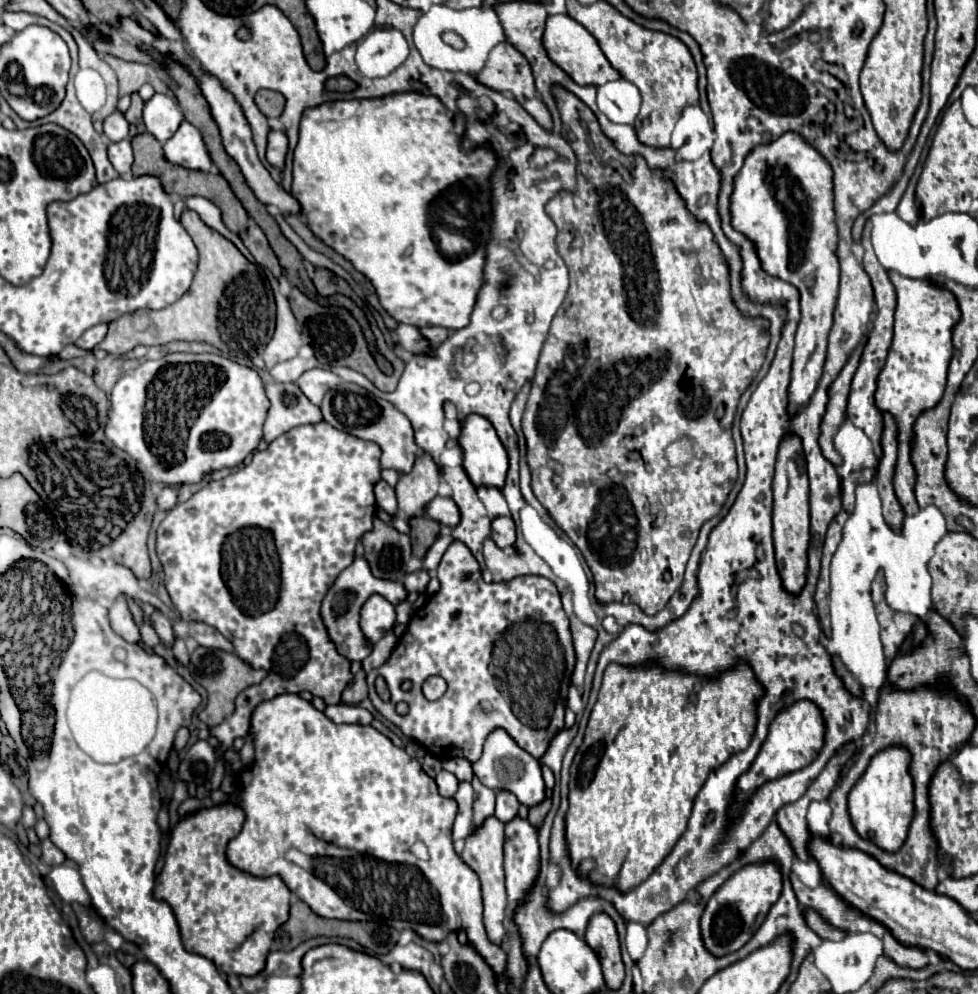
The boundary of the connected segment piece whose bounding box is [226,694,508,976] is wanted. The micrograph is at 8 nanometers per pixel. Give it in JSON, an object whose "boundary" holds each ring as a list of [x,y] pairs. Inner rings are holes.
{"boundary":[[[282,694],[262,702],[252,714],[250,732],[258,746],[256,764],[238,778],[246,822],[242,832],[228,844],[226,856],[230,864],[260,878],[280,874],[286,886],[322,918],[384,922],[396,930],[412,928],[428,942],[442,942],[450,932],[464,930],[468,944],[474,946],[494,974],[506,974],[506,952],[484,934],[480,880],[452,848],[452,822],[458,812],[456,802],[454,798],[442,798],[438,794],[434,778],[414,758],[402,748],[396,748],[372,726],[336,726],[296,694]],[[436,822],[440,822],[440,838],[432,838]],[[418,840],[428,846],[428,860],[418,860],[408,850]],[[290,848],[320,860],[320,870],[306,870],[286,860]]]}

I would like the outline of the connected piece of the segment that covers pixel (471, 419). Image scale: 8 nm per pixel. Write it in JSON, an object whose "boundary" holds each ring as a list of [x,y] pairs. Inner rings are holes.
{"boundary":[[[468,414],[462,420],[462,430],[458,434],[458,446],[462,448],[462,456],[464,456],[464,470],[474,486],[478,486],[478,484],[494,486],[494,488],[504,486],[506,470],[508,470],[508,454],[498,438],[494,426],[484,416]]]}

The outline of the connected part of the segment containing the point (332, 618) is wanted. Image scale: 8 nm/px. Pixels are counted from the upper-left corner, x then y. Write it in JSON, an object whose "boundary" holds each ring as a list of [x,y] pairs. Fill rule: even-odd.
{"boundary":[[[356,558],[344,572],[340,572],[340,576],[336,578],[336,582],[332,584],[332,588],[328,590],[328,594],[324,596],[322,600],[322,610],[320,610],[320,616],[322,616],[322,622],[326,626],[326,632],[328,632],[328,638],[330,642],[336,646],[336,650],[348,658],[350,662],[362,662],[370,652],[372,648],[366,644],[364,640],[364,634],[360,630],[360,608],[364,606],[364,602],[374,596],[374,594],[380,594],[382,598],[386,598],[390,604],[398,604],[406,598],[406,588],[398,582],[392,582],[392,580],[382,580],[382,578],[376,578],[372,576],[370,572],[370,566],[364,558]]]}

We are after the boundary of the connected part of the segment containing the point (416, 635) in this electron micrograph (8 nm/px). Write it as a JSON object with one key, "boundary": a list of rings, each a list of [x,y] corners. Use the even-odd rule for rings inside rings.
{"boundary":[[[454,540],[448,550],[444,552],[440,564],[438,564],[438,580],[440,580],[440,590],[420,608],[412,614],[410,622],[408,622],[408,628],[406,632],[402,634],[402,638],[398,640],[396,648],[392,650],[390,658],[380,666],[380,668],[374,668],[370,674],[368,674],[368,688],[370,688],[370,700],[374,704],[374,708],[384,716],[388,718],[392,724],[396,724],[408,738],[416,740],[428,754],[436,756],[436,758],[454,758],[454,756],[460,756],[460,758],[466,758],[468,762],[476,762],[482,754],[482,748],[484,748],[484,742],[488,738],[488,734],[492,734],[492,730],[506,730],[512,740],[524,748],[528,754],[532,754],[534,758],[540,758],[546,748],[548,748],[548,742],[556,736],[556,732],[560,732],[564,728],[564,708],[566,708],[566,698],[568,698],[568,684],[570,684],[570,676],[572,676],[572,670],[574,670],[574,648],[572,648],[572,638],[570,638],[570,628],[568,628],[568,616],[562,608],[562,602],[560,602],[560,594],[554,586],[554,582],[550,582],[548,578],[542,578],[542,576],[518,576],[518,578],[512,578],[508,582],[490,582],[486,584],[482,580],[482,574],[480,574],[480,566],[476,562],[476,558],[472,556],[472,552],[458,540]],[[376,676],[384,676],[386,678],[386,684],[388,684],[388,690],[390,690],[390,700],[388,702],[382,702],[378,698],[378,694],[374,692],[374,678]],[[430,676],[442,676],[448,684],[448,690],[442,698],[438,698],[436,702],[430,702],[424,698],[422,694],[422,684],[426,678]],[[402,680],[412,680],[412,690],[410,692],[404,692],[400,690],[400,684]],[[398,702],[406,702],[408,704],[408,714],[406,716],[398,716],[396,714],[396,704]]]}

